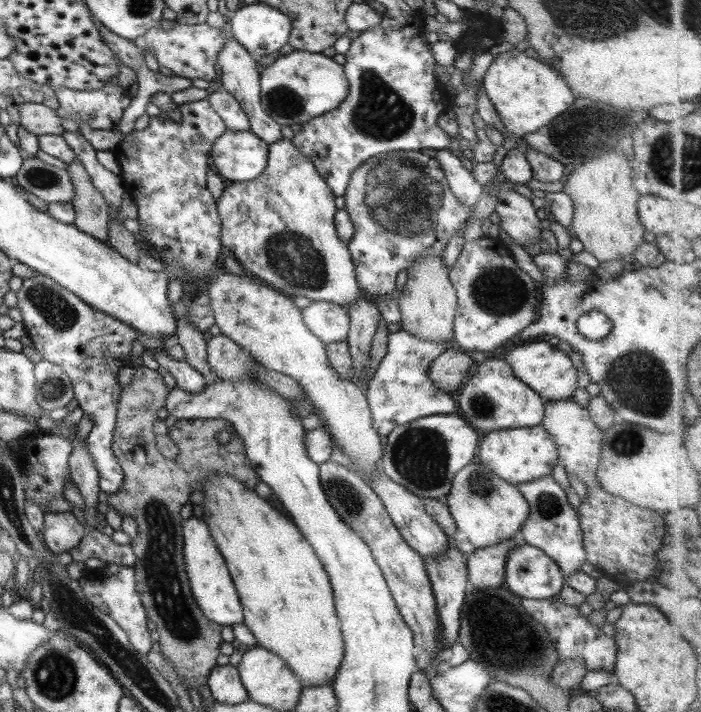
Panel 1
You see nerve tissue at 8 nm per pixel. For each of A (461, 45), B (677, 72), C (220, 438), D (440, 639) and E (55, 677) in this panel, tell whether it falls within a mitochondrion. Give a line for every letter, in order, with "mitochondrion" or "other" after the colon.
A: other
B: other
C: mitochondrion
D: other
E: mitochondrion

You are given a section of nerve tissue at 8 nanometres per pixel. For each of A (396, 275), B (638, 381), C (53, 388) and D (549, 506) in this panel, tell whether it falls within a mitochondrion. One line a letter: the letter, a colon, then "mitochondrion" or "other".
A: other
B: mitochondrion
C: mitochondrion
D: mitochondrion

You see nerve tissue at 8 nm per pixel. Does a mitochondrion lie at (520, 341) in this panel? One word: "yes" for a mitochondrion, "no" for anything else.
no

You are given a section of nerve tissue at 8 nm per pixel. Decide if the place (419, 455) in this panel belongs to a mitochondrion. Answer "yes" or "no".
yes

